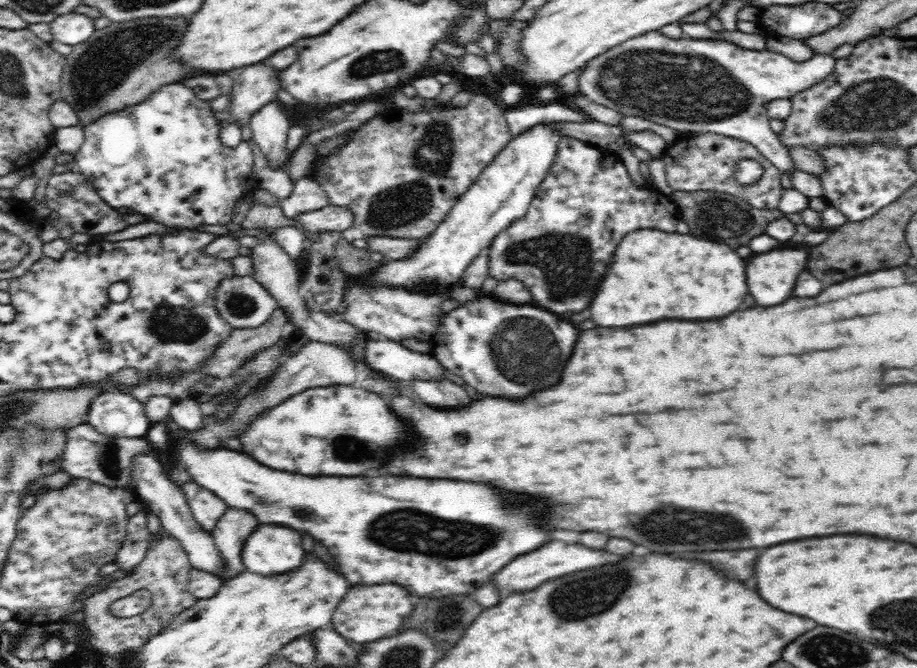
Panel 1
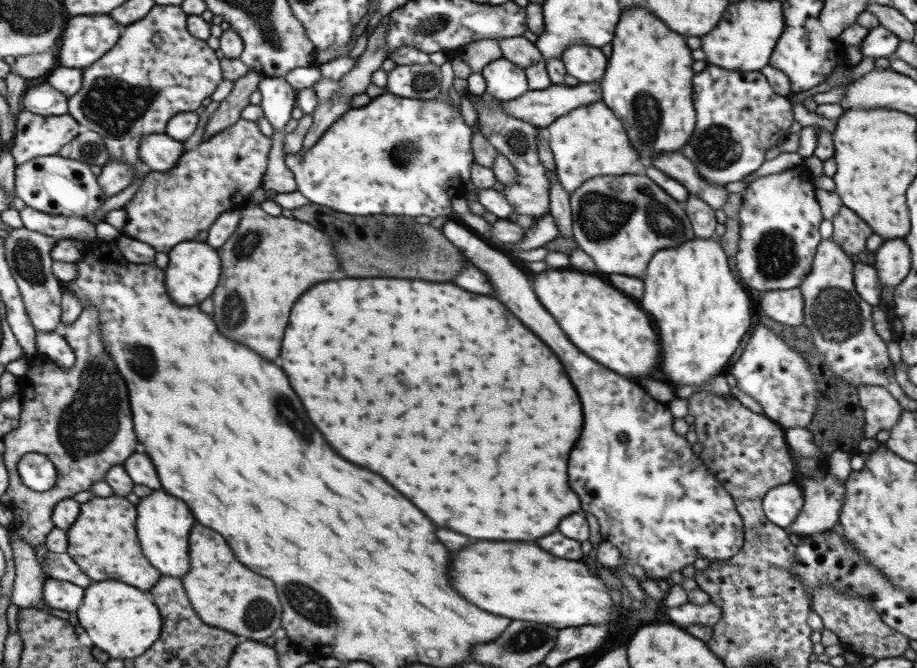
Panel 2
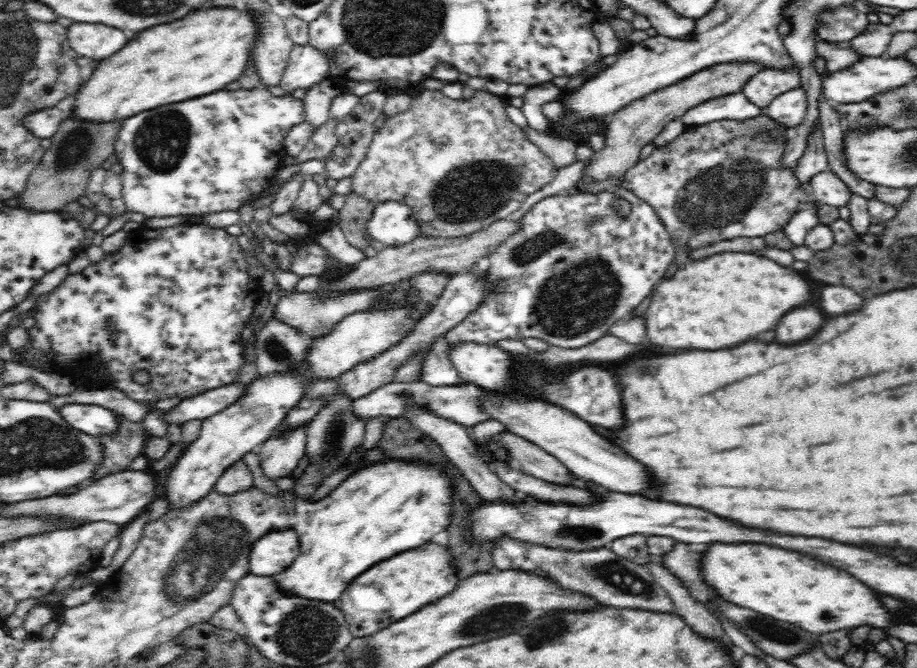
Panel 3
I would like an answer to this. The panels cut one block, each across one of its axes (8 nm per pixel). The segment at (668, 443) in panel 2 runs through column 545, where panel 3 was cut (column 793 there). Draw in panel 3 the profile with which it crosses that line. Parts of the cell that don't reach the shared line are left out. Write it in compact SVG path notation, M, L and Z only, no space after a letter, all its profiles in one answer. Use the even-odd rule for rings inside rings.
M802 308L794 310L782 318L780 326L776 328L776 342L778 344L802 344L814 338L822 328L822 314L816 308Z

